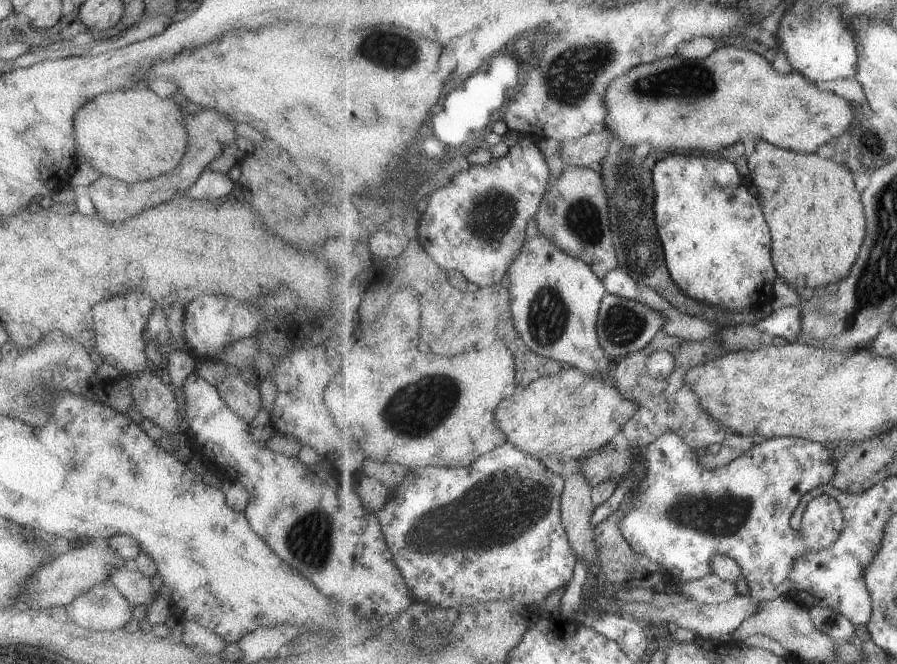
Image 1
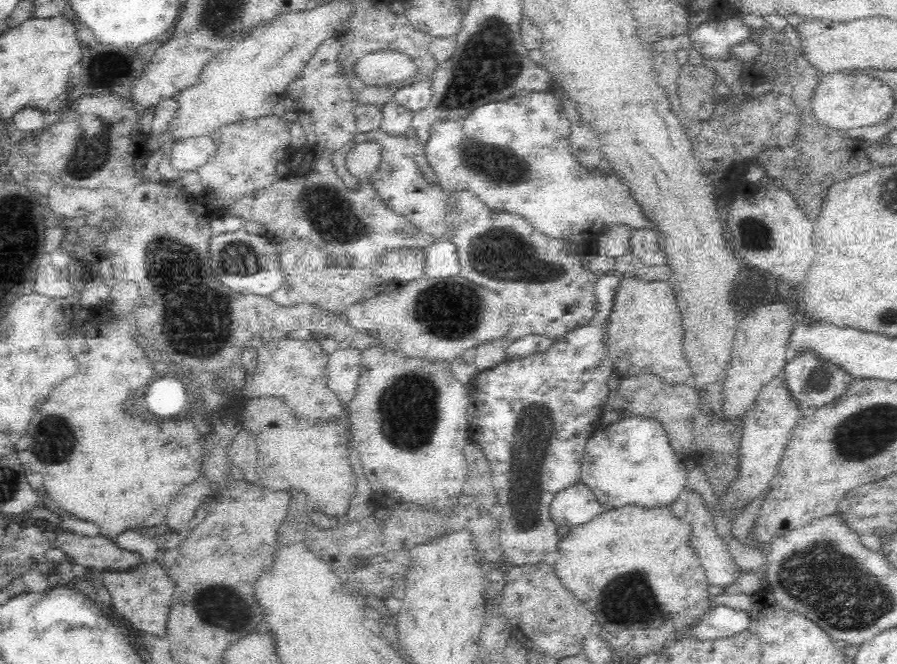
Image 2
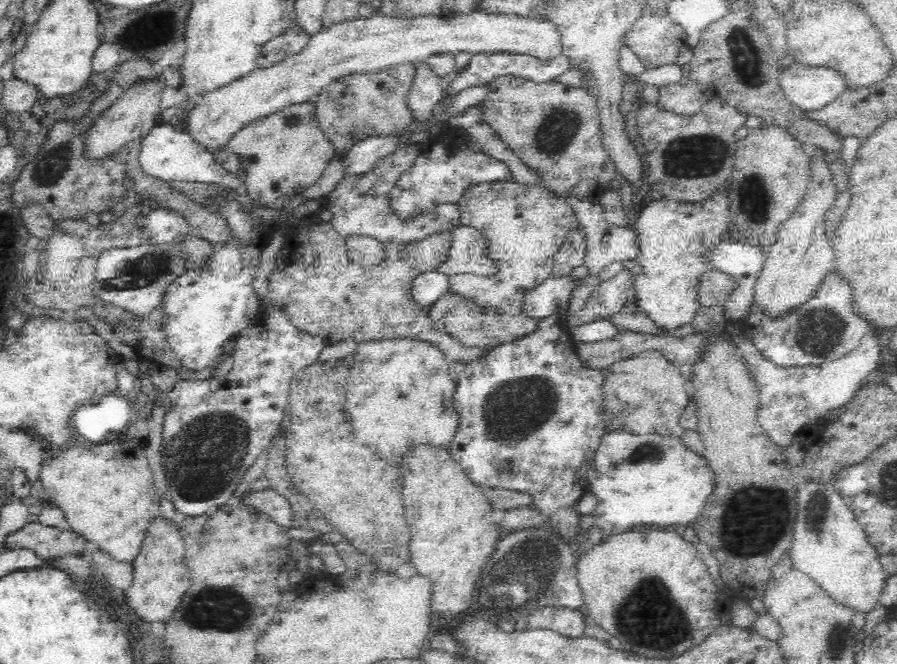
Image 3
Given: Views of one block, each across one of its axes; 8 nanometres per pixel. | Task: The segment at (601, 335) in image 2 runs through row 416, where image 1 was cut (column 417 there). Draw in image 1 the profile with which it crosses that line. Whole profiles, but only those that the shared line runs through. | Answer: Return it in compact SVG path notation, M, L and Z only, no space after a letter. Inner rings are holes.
M505 444L505 446L501 446L501 448L497 448L497 450L489 452L489 454L483 454L477 462L473 462L473 466L461 468L429 466L421 469L410 469L399 486L394 488L385 506L376 515L396 559L397 568L403 574L405 584L409 586L409 590L413 593L415 600L427 602L427 604L432 604L433 606L441 606L445 609L450 609L456 605L493 602L493 600L505 600L505 602L527 607L543 599L545 600L551 592L569 582L560 598L558 618L561 621L569 620L574 622L574 614L581 608L581 603L583 603L583 586L585 586L585 580L590 574L589 570L587 570L587 564L578 560L565 528L562 515L562 494L567 484L566 476L567 474L560 475L553 472L541 459L536 458L533 454L517 450L513 444Z

